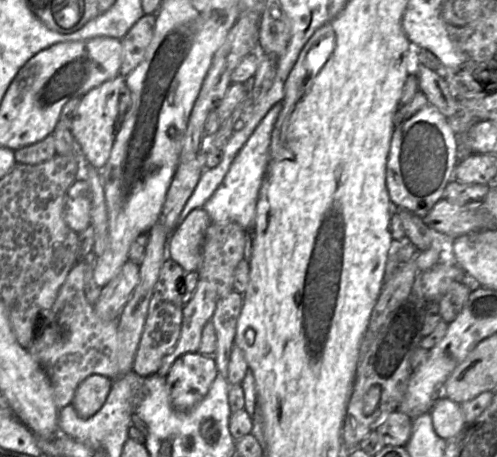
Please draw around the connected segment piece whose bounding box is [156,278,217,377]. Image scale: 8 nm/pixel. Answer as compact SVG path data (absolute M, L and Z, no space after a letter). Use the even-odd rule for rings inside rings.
M198 279L196 290L183 307L181 334L175 347L164 356L157 375L166 377L175 361L186 353L197 353L204 326L211 321L217 304L213 286Z

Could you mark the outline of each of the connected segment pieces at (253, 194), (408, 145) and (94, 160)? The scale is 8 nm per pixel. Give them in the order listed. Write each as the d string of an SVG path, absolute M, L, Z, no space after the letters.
M278 103L264 116L234 159L222 183L202 207L208 213L211 222L234 222L242 226L246 233L253 235L259 191L269 161L271 135L281 109L282 104Z
M430 103L395 127L386 164L386 187L394 209L408 210L422 220L443 199L446 186L453 180L458 165L458 139L444 117Z
M121 74L117 75L111 80L105 81L99 86L91 89L89 92L81 97L80 103L74 113L70 131L74 140L78 145L79 151L86 158L86 160L96 169L101 170L107 163L111 150L115 141L116 133L120 128L120 123L126 113L126 97L122 96L126 89L126 78Z

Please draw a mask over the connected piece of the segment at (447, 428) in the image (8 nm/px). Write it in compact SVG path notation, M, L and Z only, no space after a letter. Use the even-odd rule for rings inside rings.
M440 397L430 411L436 435L448 441L458 435L466 426L460 405Z

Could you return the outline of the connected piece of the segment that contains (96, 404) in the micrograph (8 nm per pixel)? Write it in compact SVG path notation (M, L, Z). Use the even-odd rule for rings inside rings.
M91 375L77 387L72 403L76 413L84 419L96 414L105 403L113 380L102 375Z

